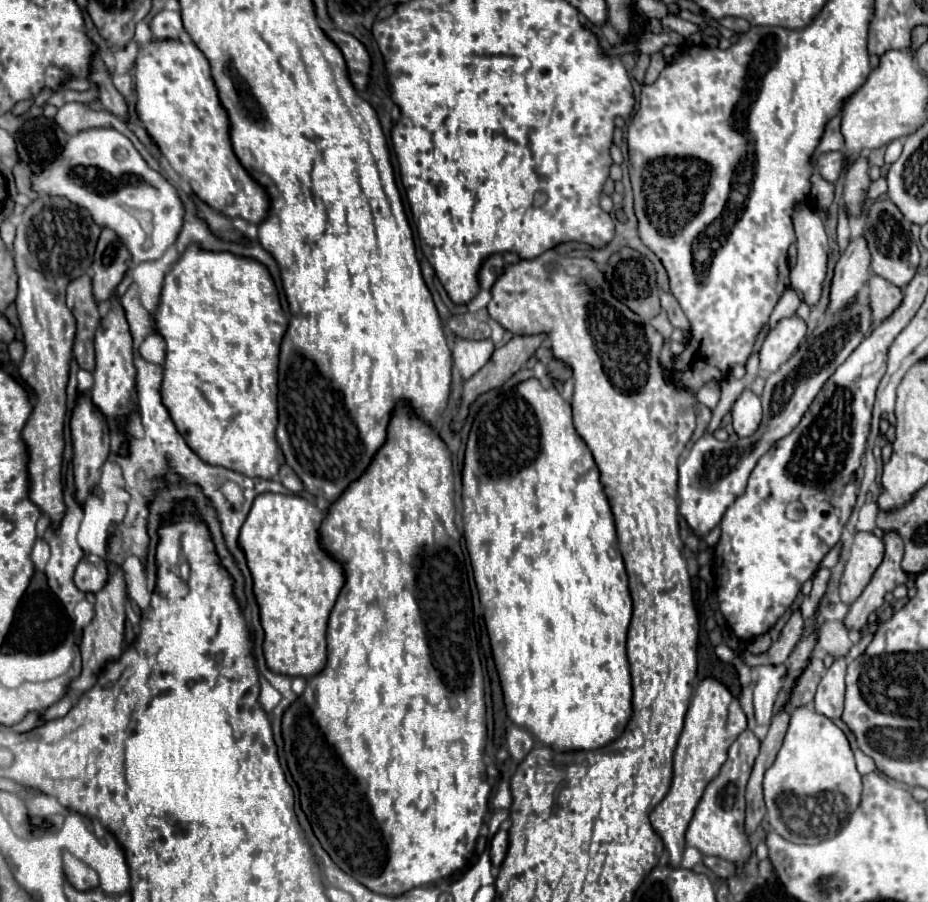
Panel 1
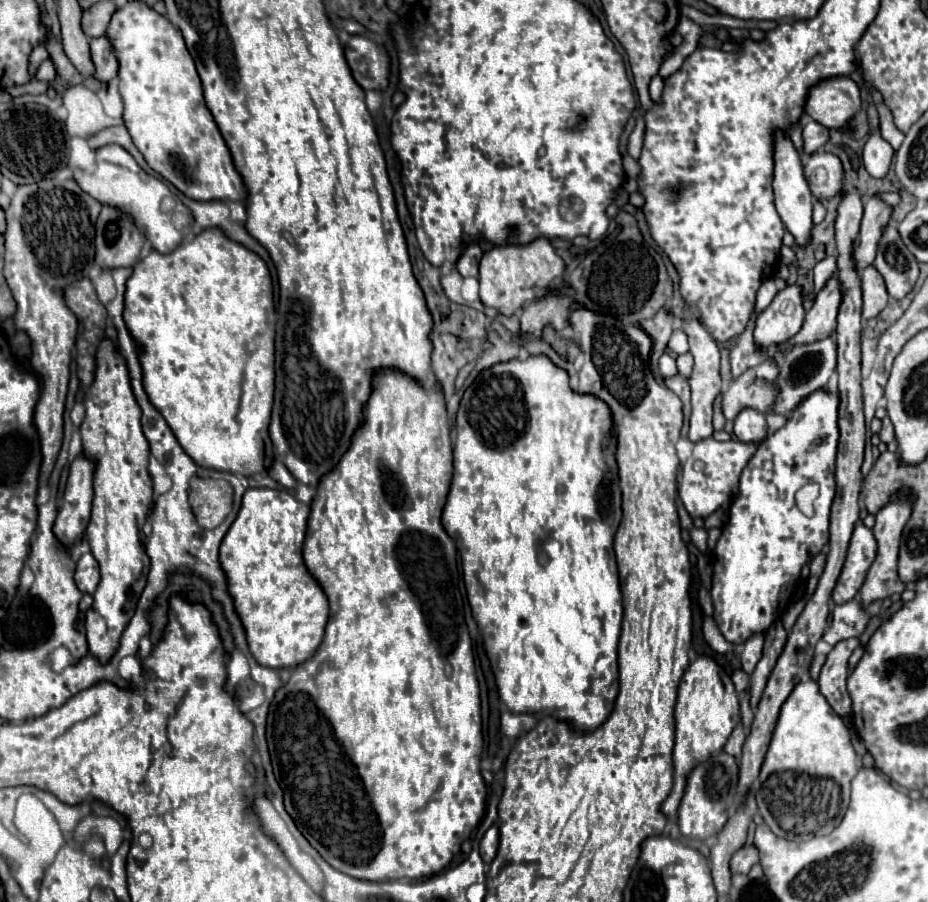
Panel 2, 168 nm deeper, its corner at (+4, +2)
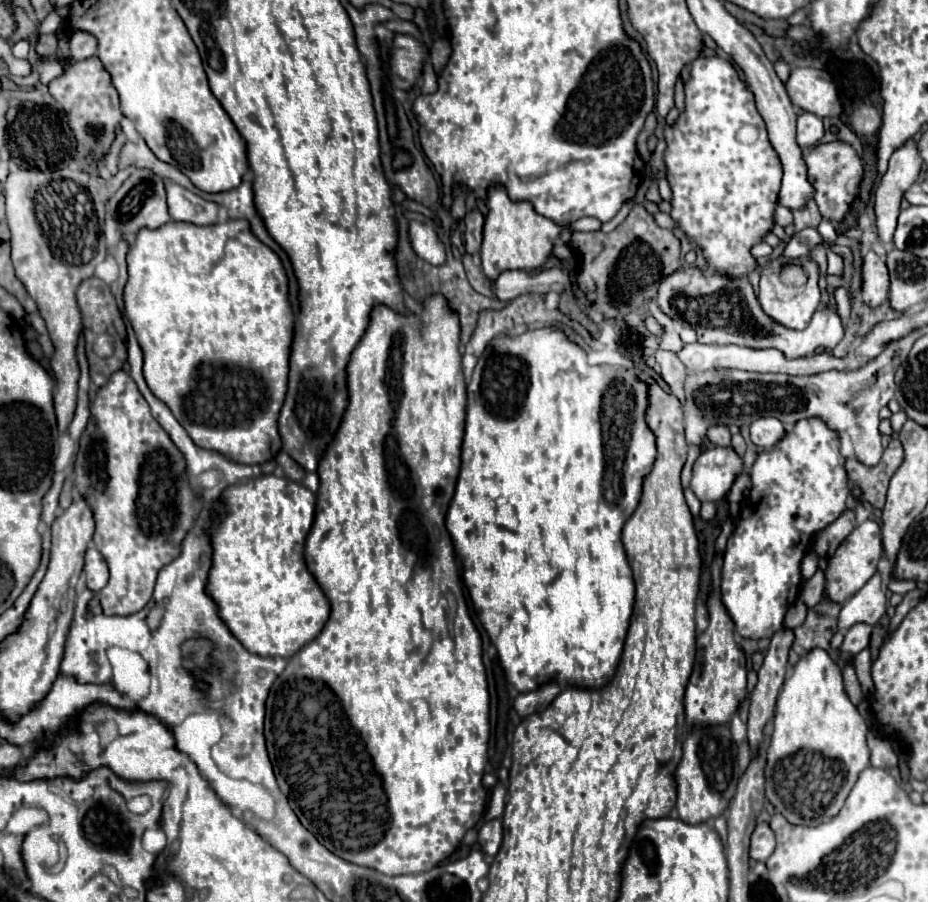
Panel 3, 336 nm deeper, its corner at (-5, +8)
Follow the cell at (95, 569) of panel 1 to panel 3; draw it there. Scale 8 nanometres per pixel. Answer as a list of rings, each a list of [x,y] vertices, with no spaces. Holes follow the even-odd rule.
[[[96,548],[86,550],[86,564],[84,564],[84,576],[86,576],[86,586],[94,592],[106,586],[108,582],[108,566],[102,558],[102,554]]]

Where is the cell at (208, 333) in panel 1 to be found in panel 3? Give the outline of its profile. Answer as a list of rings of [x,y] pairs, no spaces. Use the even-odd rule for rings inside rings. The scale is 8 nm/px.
[[[226,220],[222,224],[196,226],[190,222],[166,222],[158,230],[138,230],[134,244],[126,254],[128,262],[128,282],[124,286],[124,314],[128,306],[128,322],[136,332],[143,352],[143,375],[152,394],[160,398],[174,418],[184,426],[188,436],[196,446],[206,450],[216,450],[226,454],[230,460],[240,464],[262,464],[272,460],[280,450],[280,434],[278,434],[278,414],[284,404],[286,388],[288,388],[288,358],[290,358],[290,342],[294,336],[294,314],[288,302],[288,278],[284,266],[276,252],[272,252],[266,244],[254,238],[248,220]]]

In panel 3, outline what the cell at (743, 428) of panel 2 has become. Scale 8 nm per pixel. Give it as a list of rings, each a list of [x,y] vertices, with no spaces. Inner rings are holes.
[[[758,418],[750,426],[752,442],[760,448],[772,448],[784,438],[784,434],[784,424],[778,422],[778,418]]]

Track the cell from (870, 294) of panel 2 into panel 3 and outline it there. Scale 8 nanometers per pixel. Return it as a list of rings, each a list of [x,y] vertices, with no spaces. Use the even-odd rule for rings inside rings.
[[[868,250],[862,256],[860,274],[862,274],[862,290],[860,290],[862,302],[872,308],[884,304],[888,298],[888,286],[890,286],[886,262],[874,250]]]

